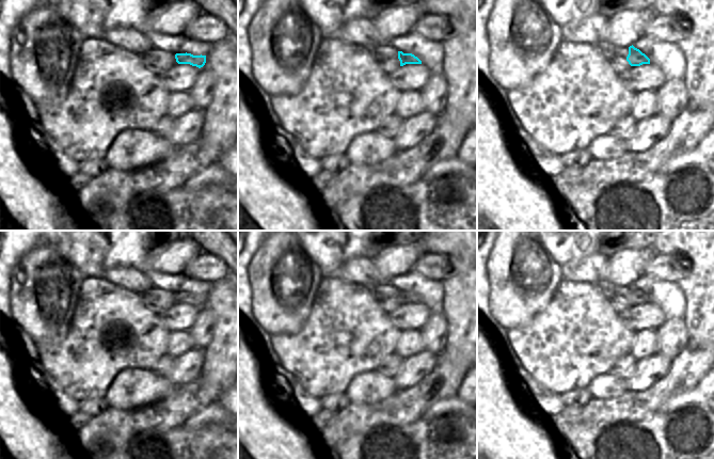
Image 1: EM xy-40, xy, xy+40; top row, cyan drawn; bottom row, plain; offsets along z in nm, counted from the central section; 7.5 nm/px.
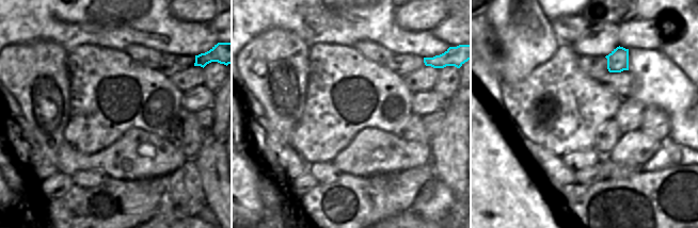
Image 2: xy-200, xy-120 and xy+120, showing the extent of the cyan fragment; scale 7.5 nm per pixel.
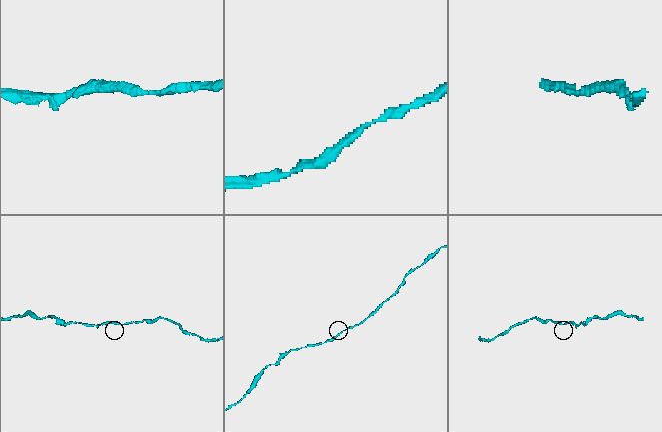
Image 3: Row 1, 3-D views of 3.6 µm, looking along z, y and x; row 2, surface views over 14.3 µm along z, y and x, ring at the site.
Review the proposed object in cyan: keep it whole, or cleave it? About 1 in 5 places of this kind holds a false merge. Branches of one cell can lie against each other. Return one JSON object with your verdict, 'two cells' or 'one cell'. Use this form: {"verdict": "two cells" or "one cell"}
{"verdict": "one cell"}

